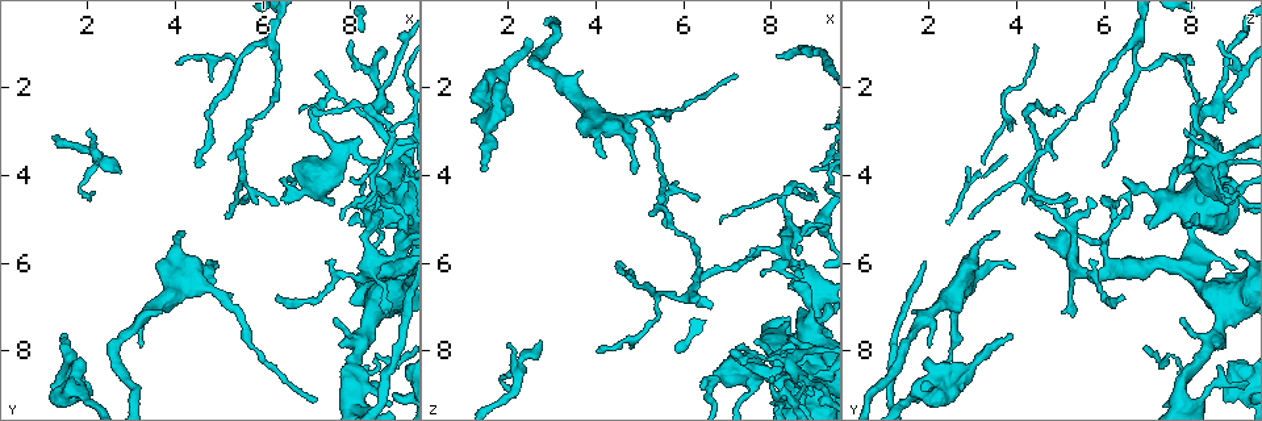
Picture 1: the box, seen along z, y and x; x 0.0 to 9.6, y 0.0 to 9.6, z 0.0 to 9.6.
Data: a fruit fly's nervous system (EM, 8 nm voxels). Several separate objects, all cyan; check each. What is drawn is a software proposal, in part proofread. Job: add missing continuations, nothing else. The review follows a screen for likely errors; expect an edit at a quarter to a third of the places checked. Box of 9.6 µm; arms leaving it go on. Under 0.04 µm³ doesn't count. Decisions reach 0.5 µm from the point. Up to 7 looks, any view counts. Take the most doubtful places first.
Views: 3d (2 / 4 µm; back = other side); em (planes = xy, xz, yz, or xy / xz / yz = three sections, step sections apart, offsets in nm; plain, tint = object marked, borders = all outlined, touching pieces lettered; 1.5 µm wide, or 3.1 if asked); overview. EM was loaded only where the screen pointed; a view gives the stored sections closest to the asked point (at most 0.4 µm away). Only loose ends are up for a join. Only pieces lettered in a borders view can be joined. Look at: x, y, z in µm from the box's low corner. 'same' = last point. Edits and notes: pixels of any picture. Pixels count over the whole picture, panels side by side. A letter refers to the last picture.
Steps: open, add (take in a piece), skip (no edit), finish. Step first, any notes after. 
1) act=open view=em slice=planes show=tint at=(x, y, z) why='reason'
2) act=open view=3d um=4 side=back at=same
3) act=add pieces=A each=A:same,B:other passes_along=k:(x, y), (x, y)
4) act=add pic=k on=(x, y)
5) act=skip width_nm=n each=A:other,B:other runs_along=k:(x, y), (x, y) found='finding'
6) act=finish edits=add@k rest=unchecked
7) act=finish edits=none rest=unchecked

act=open view=3d um=2 at=(4.05, 1.45, 8.00) why='an open end'

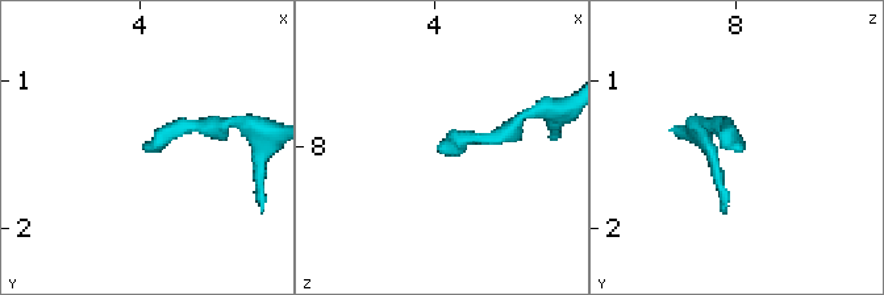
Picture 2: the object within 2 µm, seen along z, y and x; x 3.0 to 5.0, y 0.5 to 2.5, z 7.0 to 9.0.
act=open view=em slice=xz step=8 show=borders at=(4.04, 1.44, 8.04)

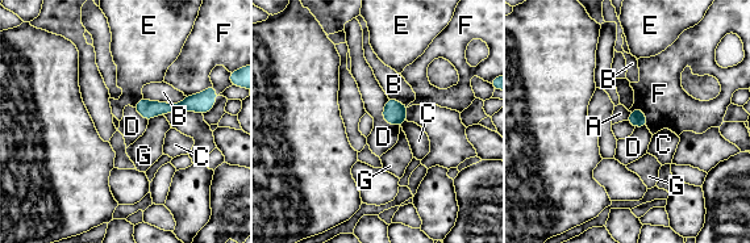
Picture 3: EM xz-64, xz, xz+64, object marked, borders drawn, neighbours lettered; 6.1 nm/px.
act=skip each=A:other,B:other,C:other,D:other,E:other,F:other,G:other border=3:(387, 99), (382, 117), (399, 128) found='no lettered piece goes on from it'

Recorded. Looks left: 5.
act=open view=3d um=4 side=back at=(6.80, 2.60, 5.15) why='branch stops here'

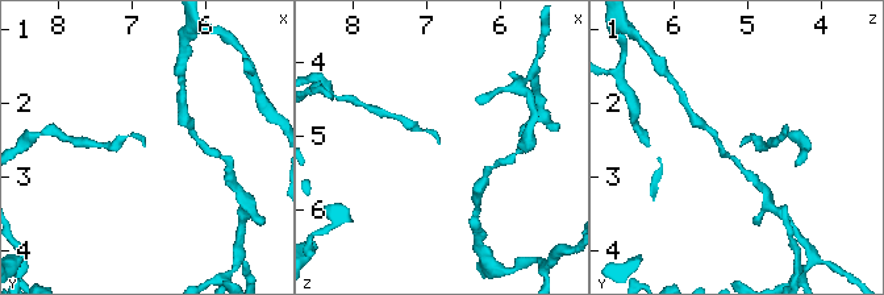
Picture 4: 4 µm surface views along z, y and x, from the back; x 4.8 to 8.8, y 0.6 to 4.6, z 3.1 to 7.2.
act=open view=em slice=planes show=borders at=(6.85, 2.55, 5.10)

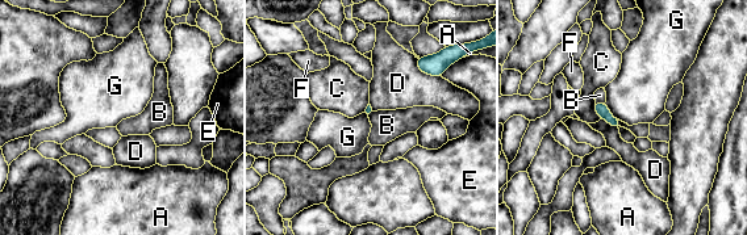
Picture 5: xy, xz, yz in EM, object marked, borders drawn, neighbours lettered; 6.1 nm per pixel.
act=skip longest_contact=D:200nm each=A:other,B:other,C:other,D:other,E:other,F:other,G:other border=5:(596, 100), (604, 103) found='no lettered piece goes on from it'

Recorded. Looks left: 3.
act=open view=em slice=xy step=4 show=borders at=(4.40, 5.80, 3.00) why='free end'

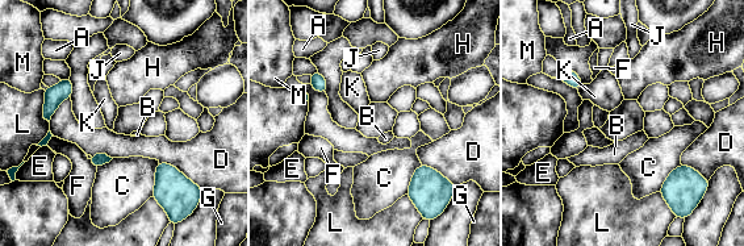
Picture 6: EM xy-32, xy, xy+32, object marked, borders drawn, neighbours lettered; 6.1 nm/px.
act=skip longest_contact=D:240nm each=A:other,B:other,C:other,D:other,E:other,F:other,G:other,H:other,J:other,K:other,L:other,M:other found='no lettered piece goes on from it'

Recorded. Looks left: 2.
act=finish edits=none rest=unchecked

